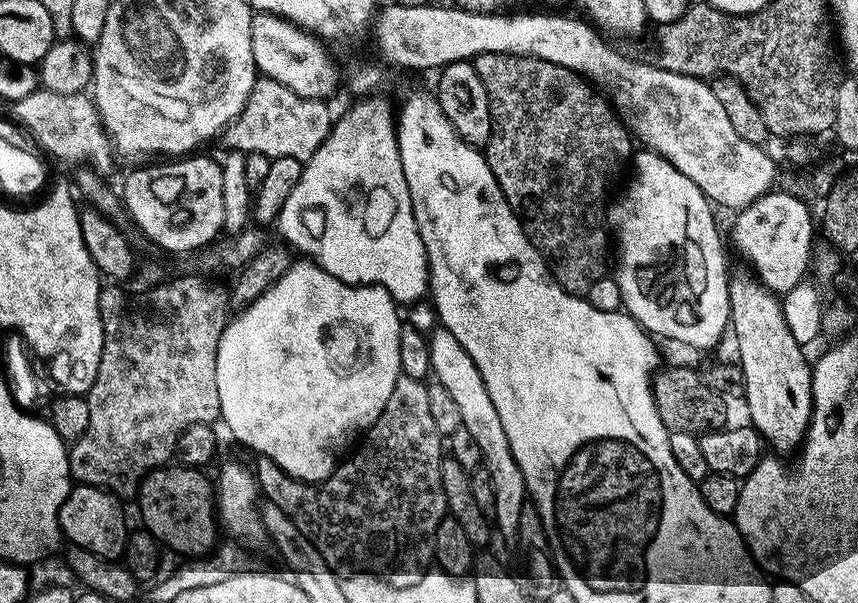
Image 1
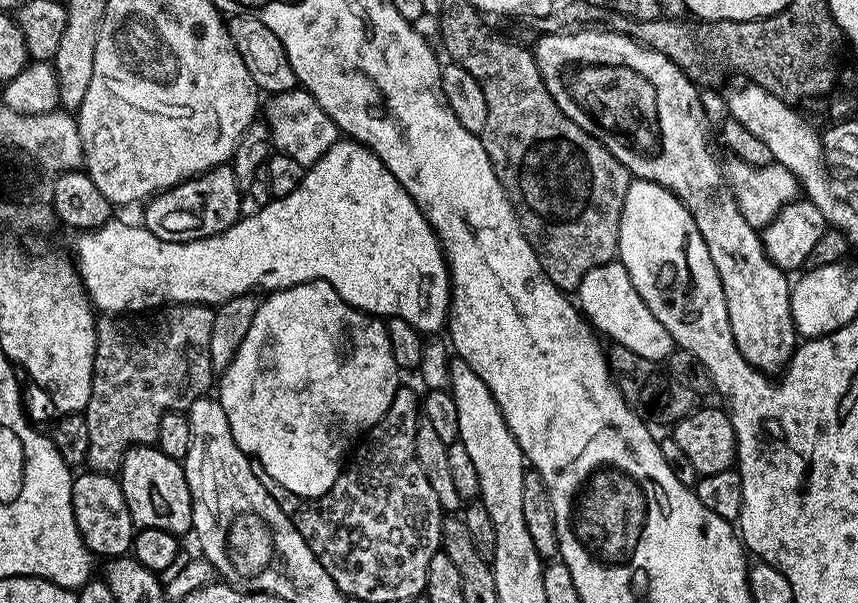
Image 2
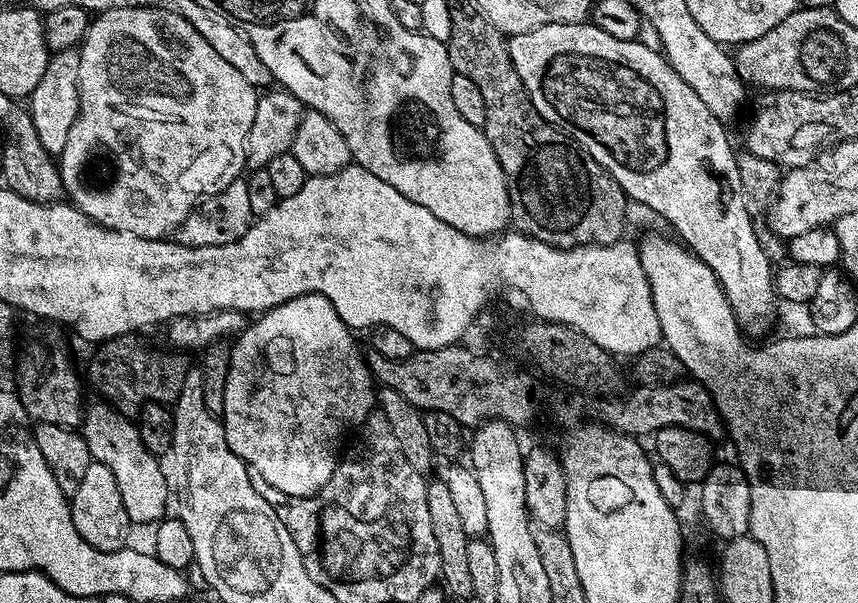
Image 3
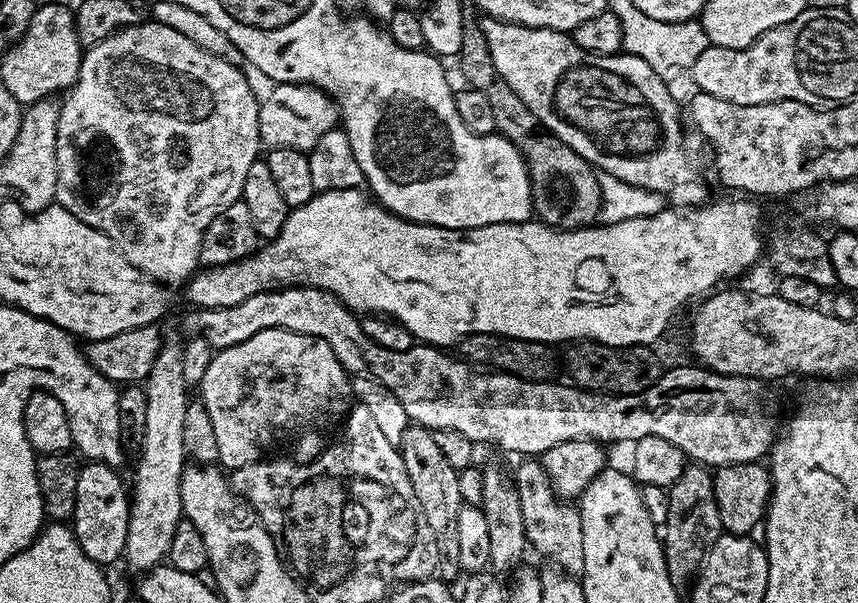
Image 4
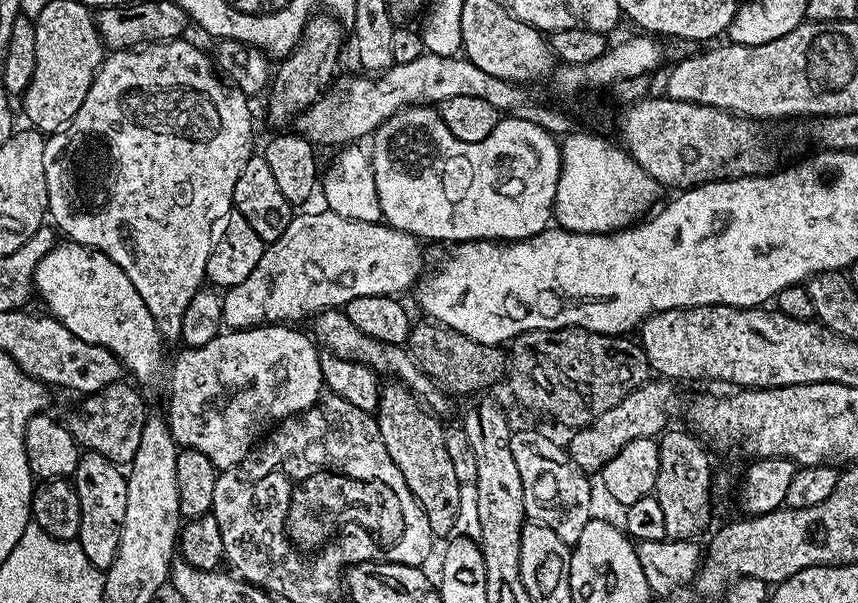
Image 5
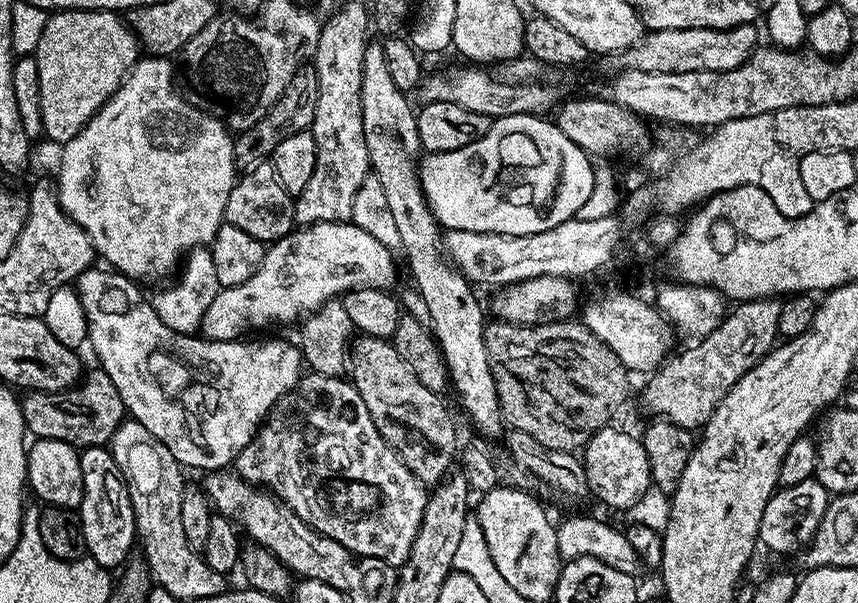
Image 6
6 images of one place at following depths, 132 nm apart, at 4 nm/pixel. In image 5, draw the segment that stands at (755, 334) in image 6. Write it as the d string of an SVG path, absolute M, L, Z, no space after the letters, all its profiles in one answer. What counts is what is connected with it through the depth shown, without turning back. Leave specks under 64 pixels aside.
M663 378L649 379L648 383L634 390L618 406L606 410L606 414L595 417L585 428L577 428L571 433L572 441L567 441L566 451L583 472L599 473L600 469L630 442L638 438L656 438L669 427L668 403L672 400L673 385Z

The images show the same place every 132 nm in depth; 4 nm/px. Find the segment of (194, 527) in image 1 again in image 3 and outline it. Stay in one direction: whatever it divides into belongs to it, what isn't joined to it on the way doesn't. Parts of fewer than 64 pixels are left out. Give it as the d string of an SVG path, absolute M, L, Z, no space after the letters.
M95 403L89 408L87 405L82 412L82 431L86 446L90 446L92 459L114 474L129 521L133 525L155 525L167 513L164 511L168 508L168 500L170 504L170 480L165 465L157 456L150 454L150 450L146 450L139 427L133 421L131 424L125 413L117 412L110 404Z

